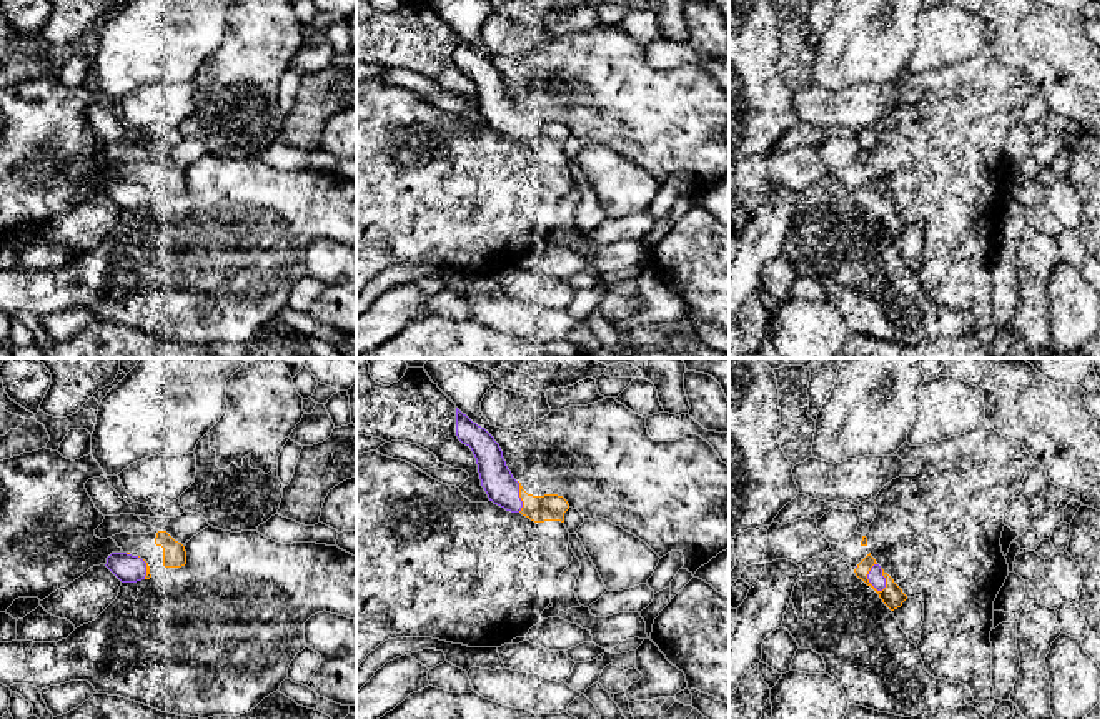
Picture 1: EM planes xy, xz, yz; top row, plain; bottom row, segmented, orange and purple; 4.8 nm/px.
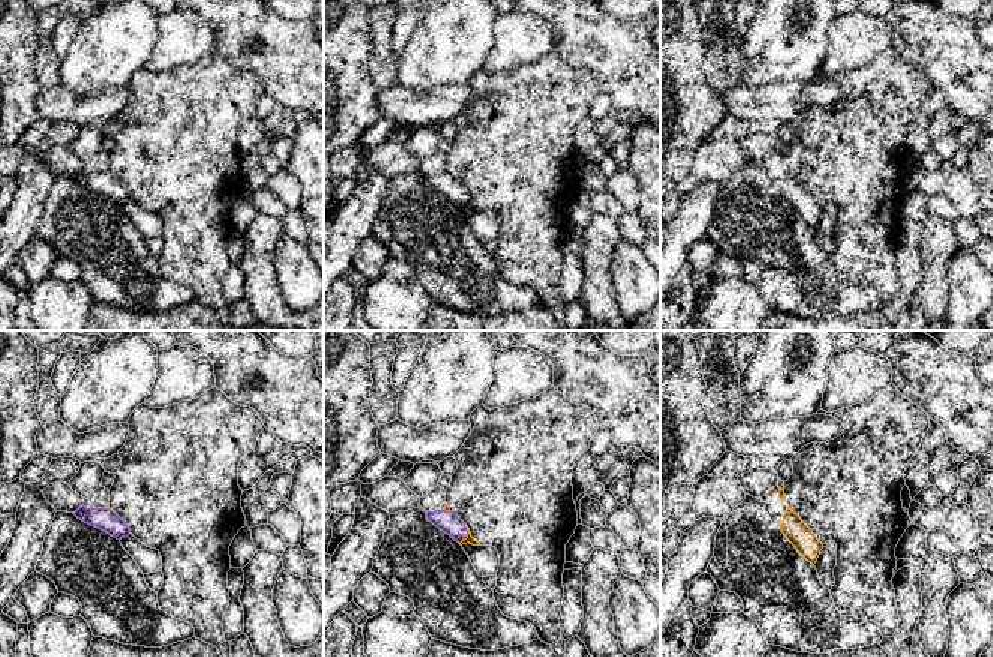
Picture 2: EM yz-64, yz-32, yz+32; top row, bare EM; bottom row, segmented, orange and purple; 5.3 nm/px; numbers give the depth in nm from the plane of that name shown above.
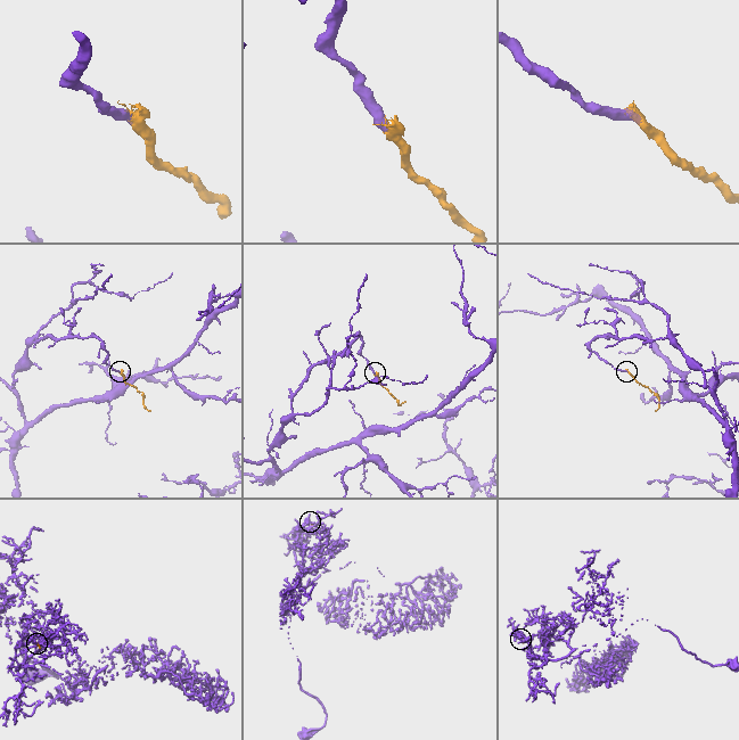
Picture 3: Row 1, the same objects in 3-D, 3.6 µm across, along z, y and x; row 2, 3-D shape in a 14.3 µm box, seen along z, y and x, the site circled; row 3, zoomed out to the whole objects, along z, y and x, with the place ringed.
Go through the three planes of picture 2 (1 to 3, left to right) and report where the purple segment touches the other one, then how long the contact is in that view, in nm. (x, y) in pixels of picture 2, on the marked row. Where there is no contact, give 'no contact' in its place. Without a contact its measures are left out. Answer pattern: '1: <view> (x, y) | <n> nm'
1: yz-64 (108, 507) | 30 nm
2: yz-32 (467, 536) | 100 nm
3: no contact

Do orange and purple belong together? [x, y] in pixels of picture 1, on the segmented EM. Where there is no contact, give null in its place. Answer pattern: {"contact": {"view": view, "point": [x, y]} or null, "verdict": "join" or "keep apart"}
{"contact": {"view": "yz", "point": [866, 578]}, "verdict": "join"}

